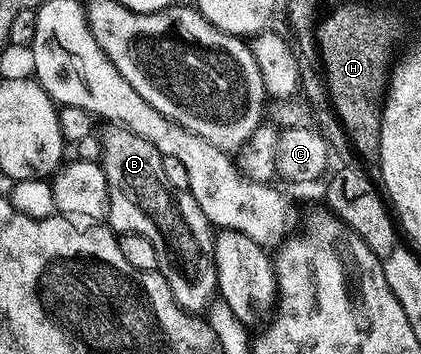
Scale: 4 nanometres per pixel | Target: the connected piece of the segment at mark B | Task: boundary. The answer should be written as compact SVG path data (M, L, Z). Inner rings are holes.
M111 124L108 130L101 134L102 155L101 165L107 181L107 197L109 205L105 215L110 229L115 232L134 232L145 236L145 240L153 243L157 248L159 257L158 273L169 284L177 304L182 310L192 312L206 311L217 294L215 281L215 239L213 226L208 222L197 200L193 198L190 190L174 190L165 176L163 167L163 155L149 140L137 136L131 130L121 125Z

